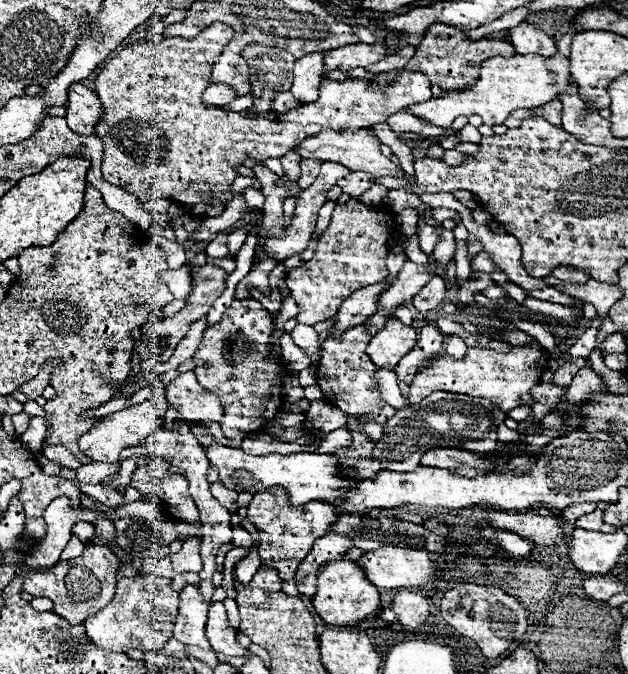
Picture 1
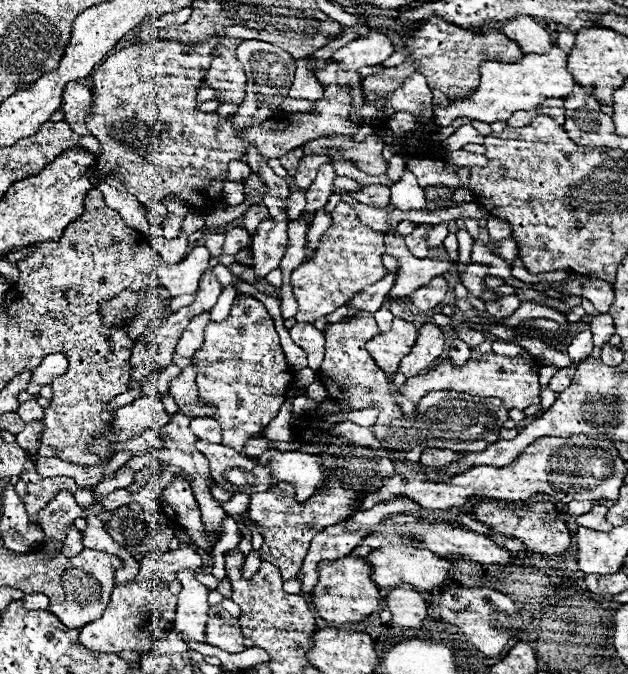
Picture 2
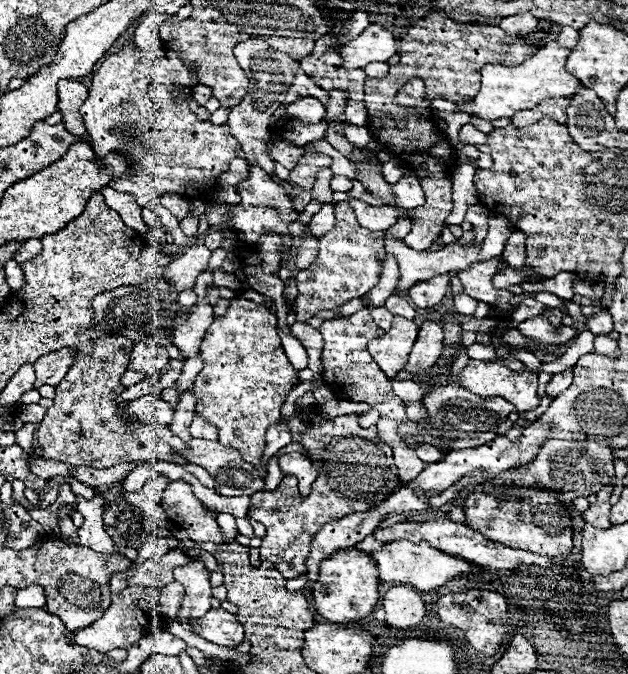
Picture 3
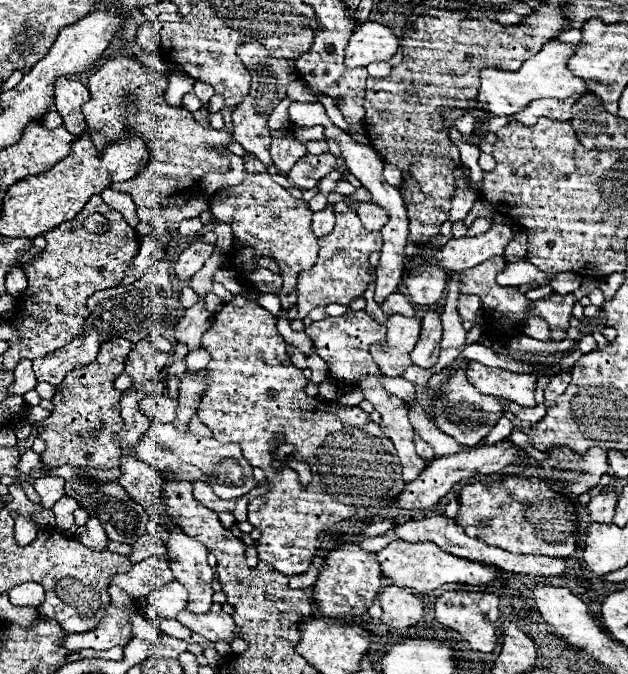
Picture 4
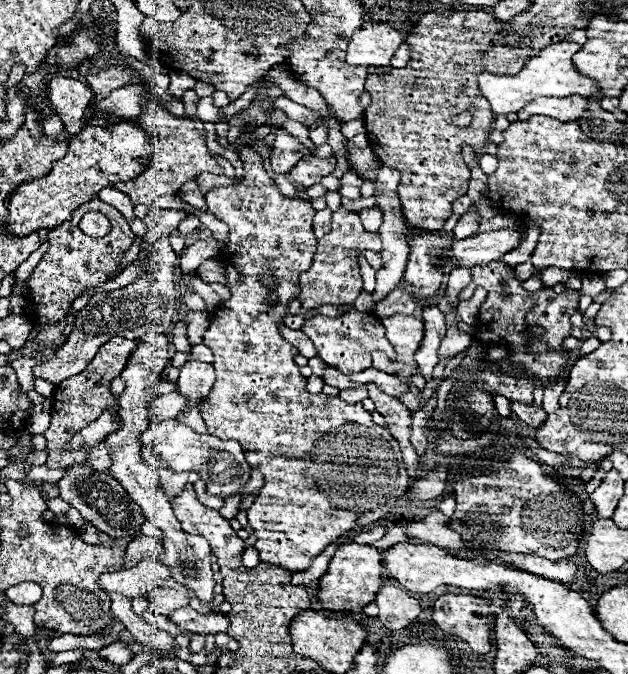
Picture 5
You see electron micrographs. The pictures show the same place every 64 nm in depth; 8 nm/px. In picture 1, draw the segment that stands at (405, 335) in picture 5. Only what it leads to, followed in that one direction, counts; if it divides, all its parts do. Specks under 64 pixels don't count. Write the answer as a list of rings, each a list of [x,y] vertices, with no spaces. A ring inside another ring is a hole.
[[[390,318],[386,328],[372,336],[366,352],[378,368],[394,370],[398,360],[414,348],[416,338],[418,334],[412,326],[406,326],[400,320]]]

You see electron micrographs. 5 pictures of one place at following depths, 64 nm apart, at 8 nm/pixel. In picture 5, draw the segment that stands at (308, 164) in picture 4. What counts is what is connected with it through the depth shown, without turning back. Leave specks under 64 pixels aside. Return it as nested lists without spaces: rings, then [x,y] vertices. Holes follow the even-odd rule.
[[[306,156],[302,158],[292,170],[290,170],[290,178],[292,182],[296,182],[298,186],[312,186],[316,182],[320,182],[324,176],[328,176],[332,170],[336,168],[336,158],[314,158],[314,156]]]

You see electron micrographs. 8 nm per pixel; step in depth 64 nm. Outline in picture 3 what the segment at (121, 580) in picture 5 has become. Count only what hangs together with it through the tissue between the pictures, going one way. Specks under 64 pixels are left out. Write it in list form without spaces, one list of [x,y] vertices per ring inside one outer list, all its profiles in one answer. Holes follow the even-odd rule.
[[[170,550],[166,556],[156,558],[156,560],[144,560],[138,564],[136,572],[126,578],[128,586],[142,586],[142,588],[162,588],[170,582],[174,582],[172,568],[186,564],[184,552]]]

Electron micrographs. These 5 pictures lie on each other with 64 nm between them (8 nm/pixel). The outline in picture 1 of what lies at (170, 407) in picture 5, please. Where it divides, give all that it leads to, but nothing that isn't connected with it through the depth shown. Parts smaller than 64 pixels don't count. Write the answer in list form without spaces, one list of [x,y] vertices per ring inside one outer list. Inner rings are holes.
[[[144,400],[142,404],[128,406],[124,410],[112,412],[110,416],[102,418],[94,428],[90,428],[86,432],[86,436],[80,438],[80,450],[86,456],[90,456],[92,460],[96,460],[96,462],[114,462],[124,448],[140,444],[142,440],[146,440],[162,424],[164,424],[164,418],[160,416],[158,408],[154,404],[150,404],[150,400]]]

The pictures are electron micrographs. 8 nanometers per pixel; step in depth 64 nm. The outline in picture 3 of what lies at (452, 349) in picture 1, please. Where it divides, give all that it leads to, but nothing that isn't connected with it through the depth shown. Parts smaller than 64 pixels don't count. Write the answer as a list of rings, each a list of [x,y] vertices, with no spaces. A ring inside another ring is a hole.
[[[460,348],[452,360],[452,380],[450,384],[446,384],[444,388],[434,388],[432,392],[426,394],[424,398],[424,408],[428,410],[428,418],[424,422],[424,428],[416,426],[414,422],[406,422],[398,428],[398,432],[406,438],[406,442],[410,446],[416,446],[416,444],[434,444],[434,446],[446,446],[450,450],[460,450],[460,448],[478,448],[490,440],[494,440],[494,434],[496,434],[496,428],[508,418],[510,412],[516,412],[514,404],[508,402],[508,400],[502,400],[502,398],[496,398],[496,396],[490,396],[490,398],[484,398],[484,396],[478,396],[466,388],[462,388],[458,384],[458,376],[462,372],[462,368],[466,368],[468,364],[468,356],[466,356],[466,350]]]

